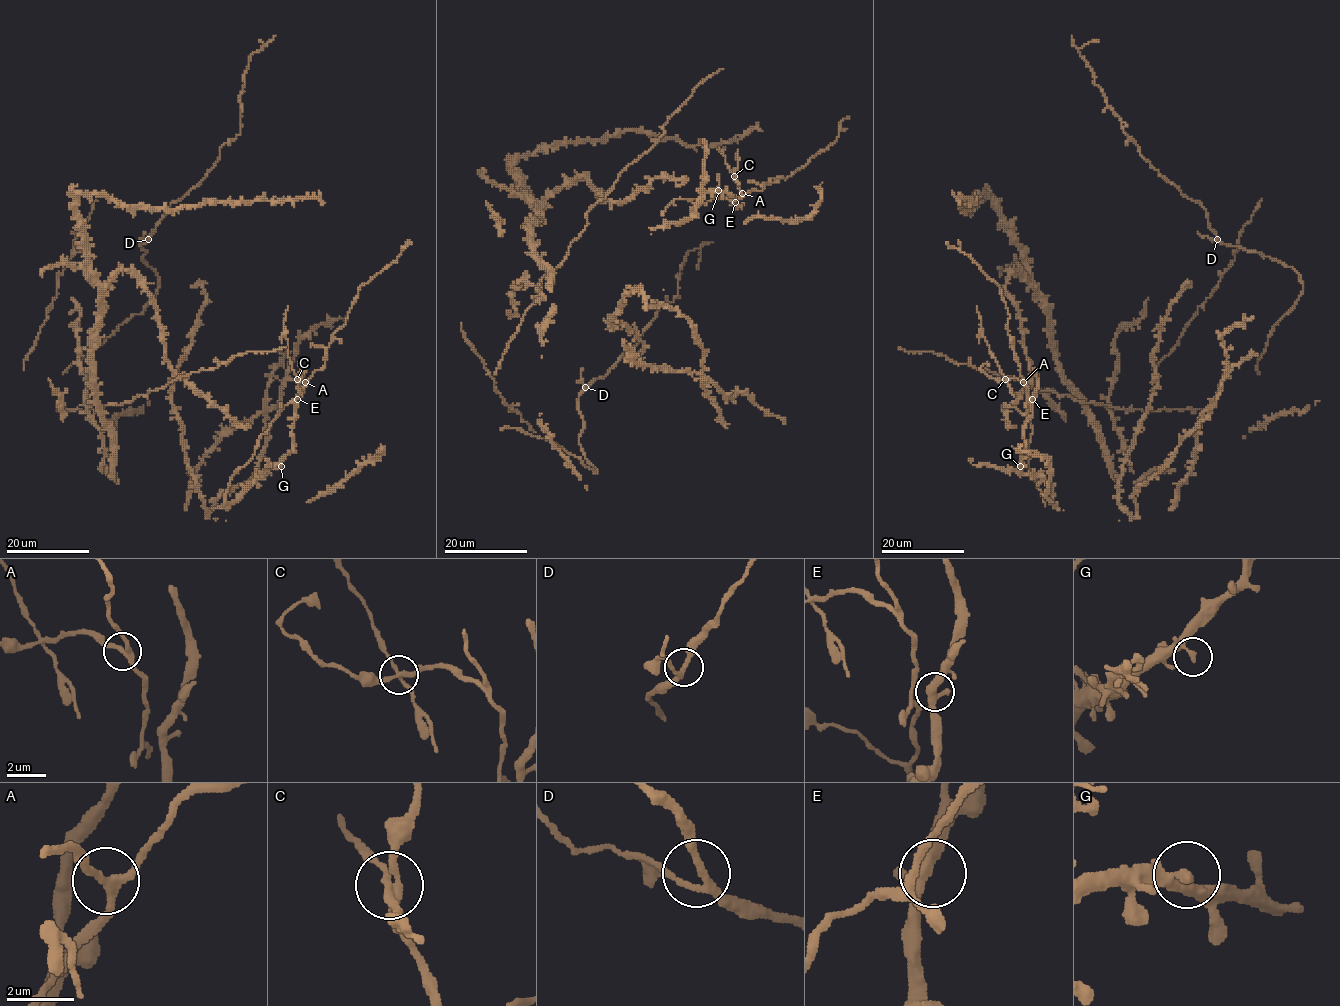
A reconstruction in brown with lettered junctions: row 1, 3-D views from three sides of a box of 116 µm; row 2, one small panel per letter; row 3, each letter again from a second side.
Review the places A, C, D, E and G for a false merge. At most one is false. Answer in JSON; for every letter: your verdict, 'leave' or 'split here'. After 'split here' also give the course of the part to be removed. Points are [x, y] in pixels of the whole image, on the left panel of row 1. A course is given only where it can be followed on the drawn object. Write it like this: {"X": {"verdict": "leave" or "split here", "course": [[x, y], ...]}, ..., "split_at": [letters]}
{"A": {"verdict": "leave"}, "C": {"verdict": "split here", "course": [[296, 380], [284, 334], [288, 306]]}, "D": {"verdict": "leave"}, "E": {"verdict": "leave"}, "G": {"verdict": "leave"}, "split_at": ["C"]}

